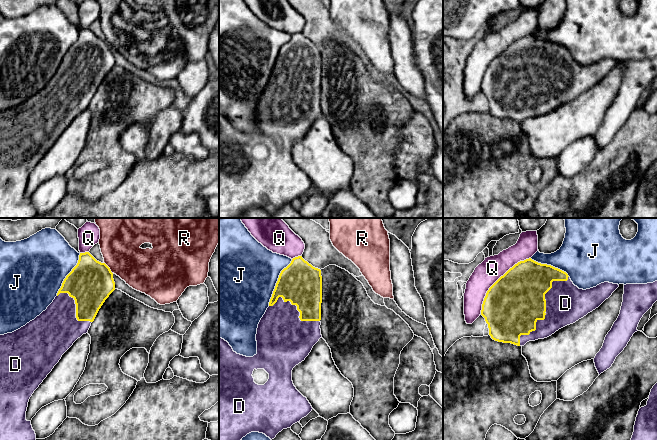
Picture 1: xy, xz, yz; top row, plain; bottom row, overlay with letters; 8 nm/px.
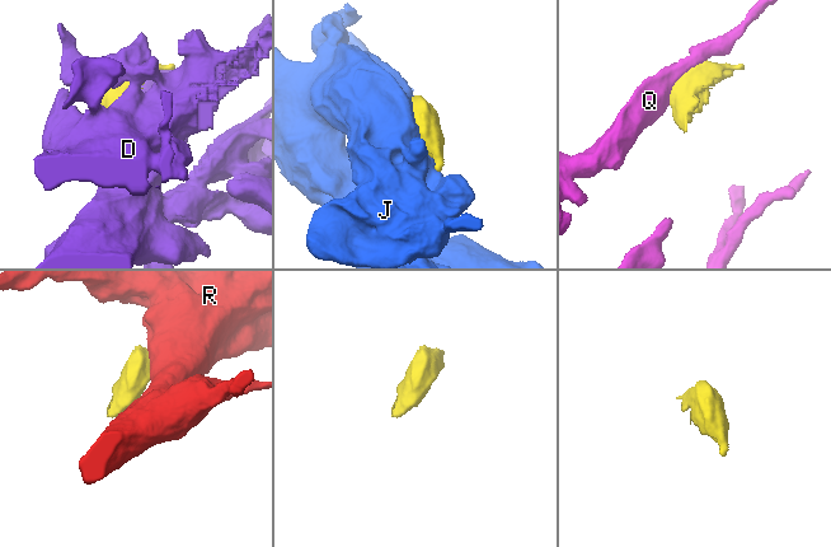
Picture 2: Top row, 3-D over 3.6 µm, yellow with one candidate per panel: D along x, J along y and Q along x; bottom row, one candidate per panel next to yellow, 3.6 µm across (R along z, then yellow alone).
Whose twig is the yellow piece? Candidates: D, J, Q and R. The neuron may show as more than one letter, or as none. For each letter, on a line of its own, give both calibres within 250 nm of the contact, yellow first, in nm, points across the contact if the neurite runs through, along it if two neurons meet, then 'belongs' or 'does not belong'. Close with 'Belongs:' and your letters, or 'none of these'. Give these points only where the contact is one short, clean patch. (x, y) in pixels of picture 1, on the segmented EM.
D: calibres 460 and 320 nm; does not belong
J: calibres 340 and 480 nm; does not belong
Q: calibres 460 and 190 nm; does not belong
R: calibres 360 and 340 nm; border xy (104, 262), (112, 273); does not belong
Belongs: none of these

